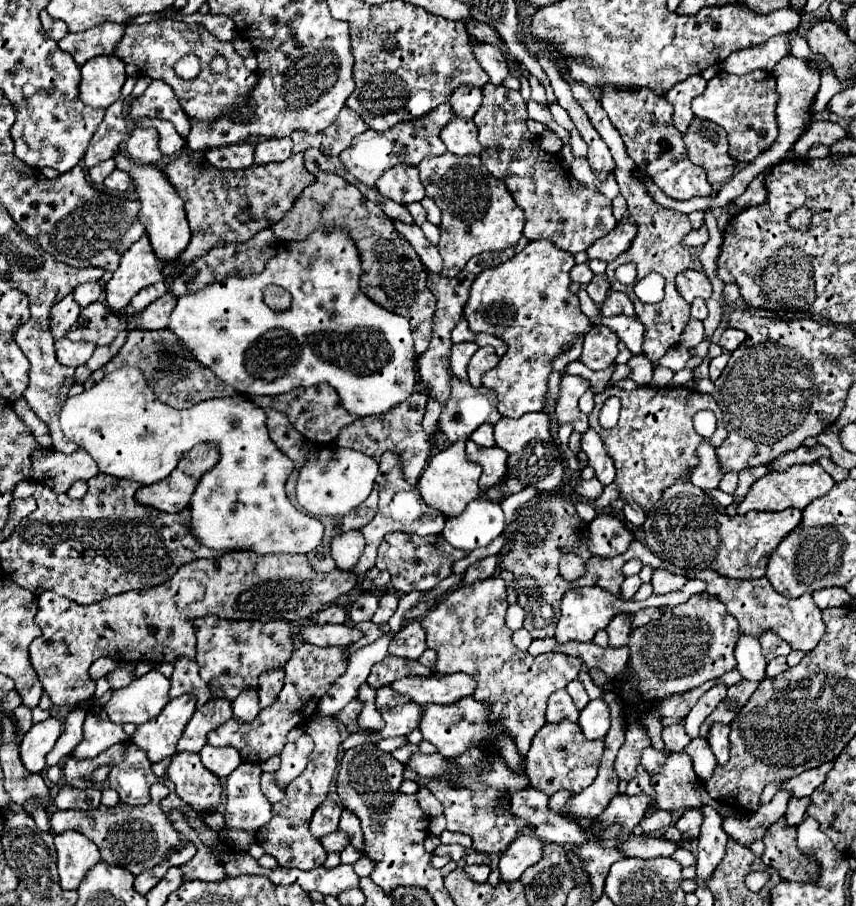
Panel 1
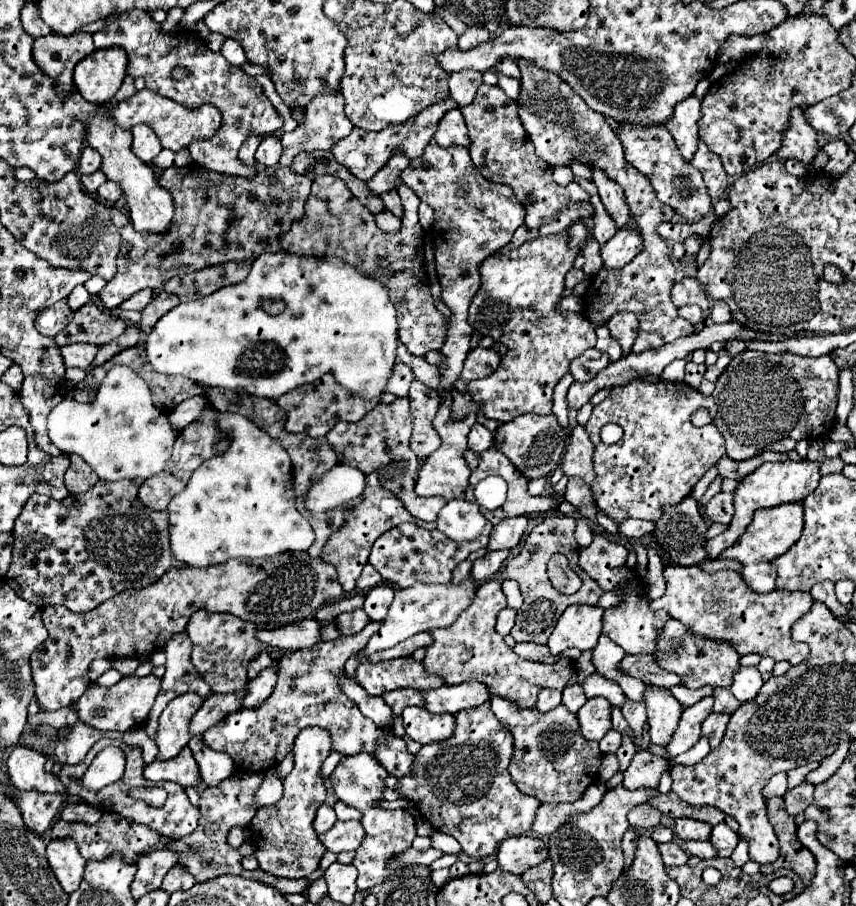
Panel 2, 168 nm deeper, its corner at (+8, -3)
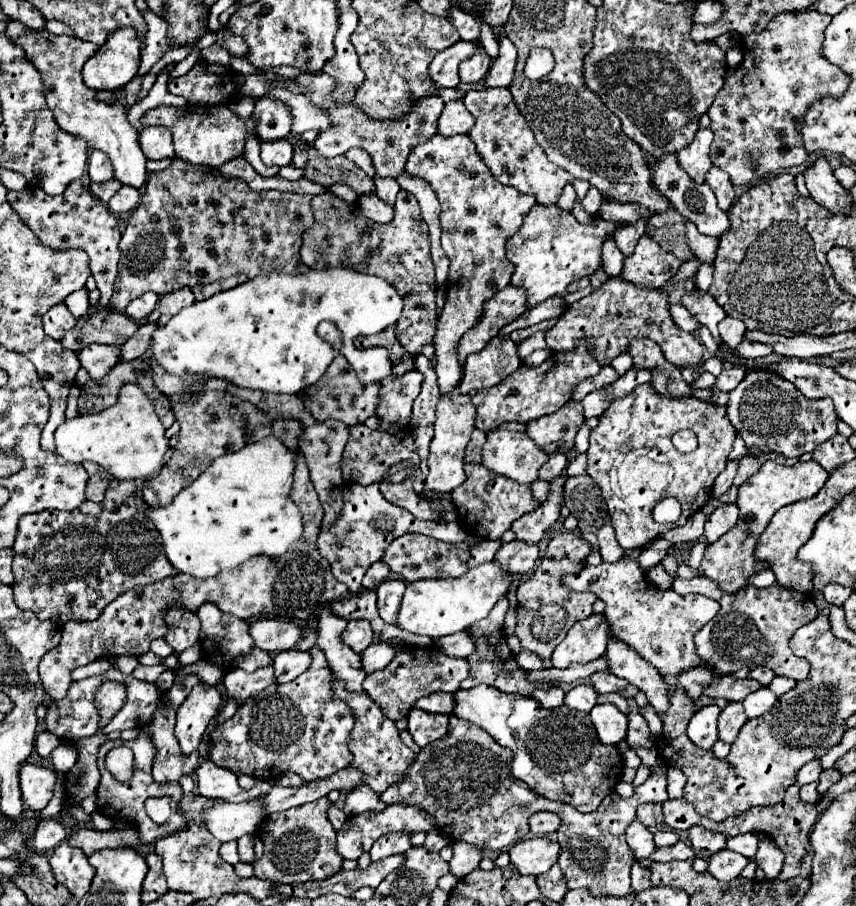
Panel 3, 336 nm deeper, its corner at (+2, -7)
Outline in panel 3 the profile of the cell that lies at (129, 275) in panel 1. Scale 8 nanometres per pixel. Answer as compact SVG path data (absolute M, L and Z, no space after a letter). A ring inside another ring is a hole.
M172 158L172 164L164 170L150 172L144 196L138 208L128 218L128 226L120 240L122 258L118 262L118 278L114 282L114 294L110 300L112 310L124 312L124 308L144 292L168 294L184 286L210 284L220 278L230 278L240 270L248 278L278 270L282 274L304 274L306 266L300 260L302 234L314 224L310 200L312 196L286 194L276 190L254 192L240 178L226 178L212 166L194 166Z

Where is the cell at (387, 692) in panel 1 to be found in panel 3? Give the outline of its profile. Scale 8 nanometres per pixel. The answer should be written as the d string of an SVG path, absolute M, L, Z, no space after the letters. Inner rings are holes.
M430 694L426 698L420 698L414 706L422 708L426 712L452 714L452 710L454 710L454 694Z

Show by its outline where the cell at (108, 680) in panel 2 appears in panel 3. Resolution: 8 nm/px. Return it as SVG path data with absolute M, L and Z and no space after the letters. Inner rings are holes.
M124 654L122 658L116 658L114 666L116 666L116 668L122 672L122 674L132 674L132 670L138 666L138 658Z

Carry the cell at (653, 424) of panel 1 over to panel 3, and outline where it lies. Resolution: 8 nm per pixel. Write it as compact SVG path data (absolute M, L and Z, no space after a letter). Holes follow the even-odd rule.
M642 384L632 394L616 400L590 434L586 472L602 490L618 544L624 550L642 550L660 534L678 526L658 524L652 518L652 510L660 498L674 496L682 504L680 526L686 524L686 520L708 502L714 478L728 462L732 442L734 426L726 418L724 406L714 406L698 398L662 398L650 384ZM684 428L694 430L698 436L698 450L690 454L678 452L670 442L670 438Z

